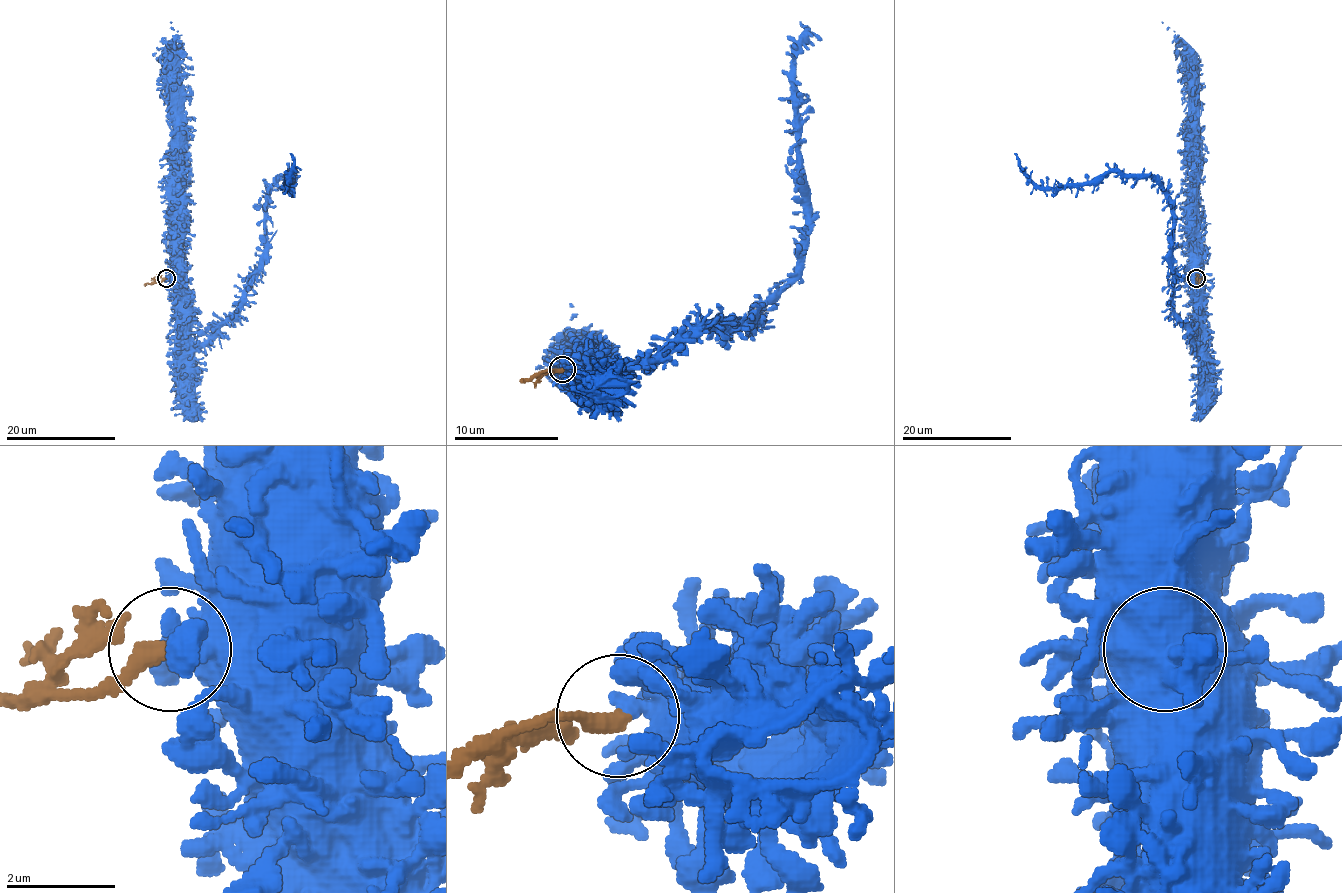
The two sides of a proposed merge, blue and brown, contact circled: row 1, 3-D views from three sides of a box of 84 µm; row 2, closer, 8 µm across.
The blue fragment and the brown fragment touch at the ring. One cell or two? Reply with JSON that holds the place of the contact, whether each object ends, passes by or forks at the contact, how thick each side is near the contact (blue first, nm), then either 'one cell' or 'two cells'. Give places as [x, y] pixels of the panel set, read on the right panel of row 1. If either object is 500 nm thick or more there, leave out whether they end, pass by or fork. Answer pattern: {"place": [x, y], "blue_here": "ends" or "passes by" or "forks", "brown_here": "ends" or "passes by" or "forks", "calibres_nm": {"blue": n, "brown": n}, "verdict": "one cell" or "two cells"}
{"place": [1196, 278], "blue_here": "passes by", "brown_here": "ends", "calibres_nm": {"blue": 320, "brown": 340}, "verdict": "two cells"}

